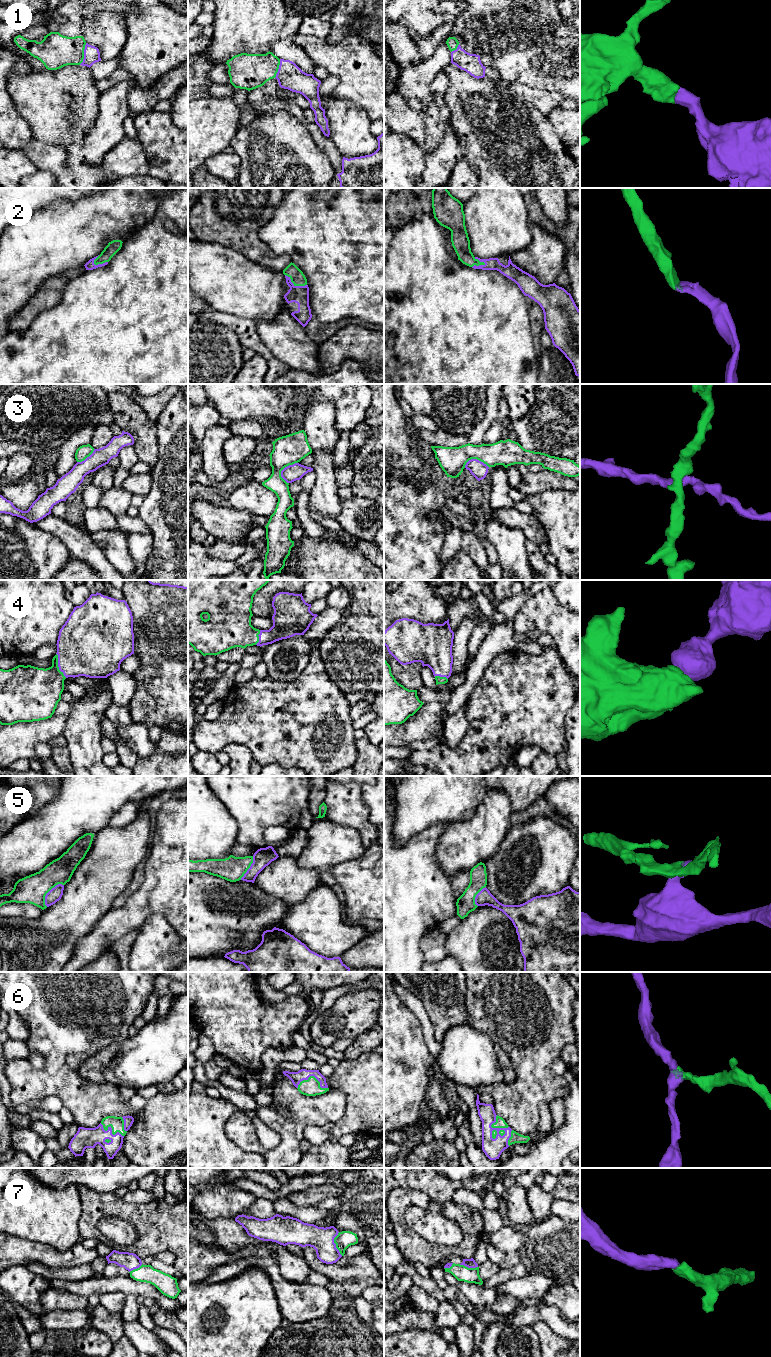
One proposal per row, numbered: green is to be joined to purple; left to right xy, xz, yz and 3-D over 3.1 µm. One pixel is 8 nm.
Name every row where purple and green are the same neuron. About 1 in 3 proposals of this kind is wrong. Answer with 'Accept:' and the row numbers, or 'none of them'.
Accept: 1, 2, 4, 6, 7

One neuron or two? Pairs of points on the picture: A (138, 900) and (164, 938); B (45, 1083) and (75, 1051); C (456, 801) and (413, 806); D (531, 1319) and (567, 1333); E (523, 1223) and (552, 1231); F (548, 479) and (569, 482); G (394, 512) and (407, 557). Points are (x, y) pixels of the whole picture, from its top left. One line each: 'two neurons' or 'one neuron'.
A: two neurons
B: one neuron
C: one neuron
D: one neuron
E: two neurons
F: one neuron
G: one neuron

